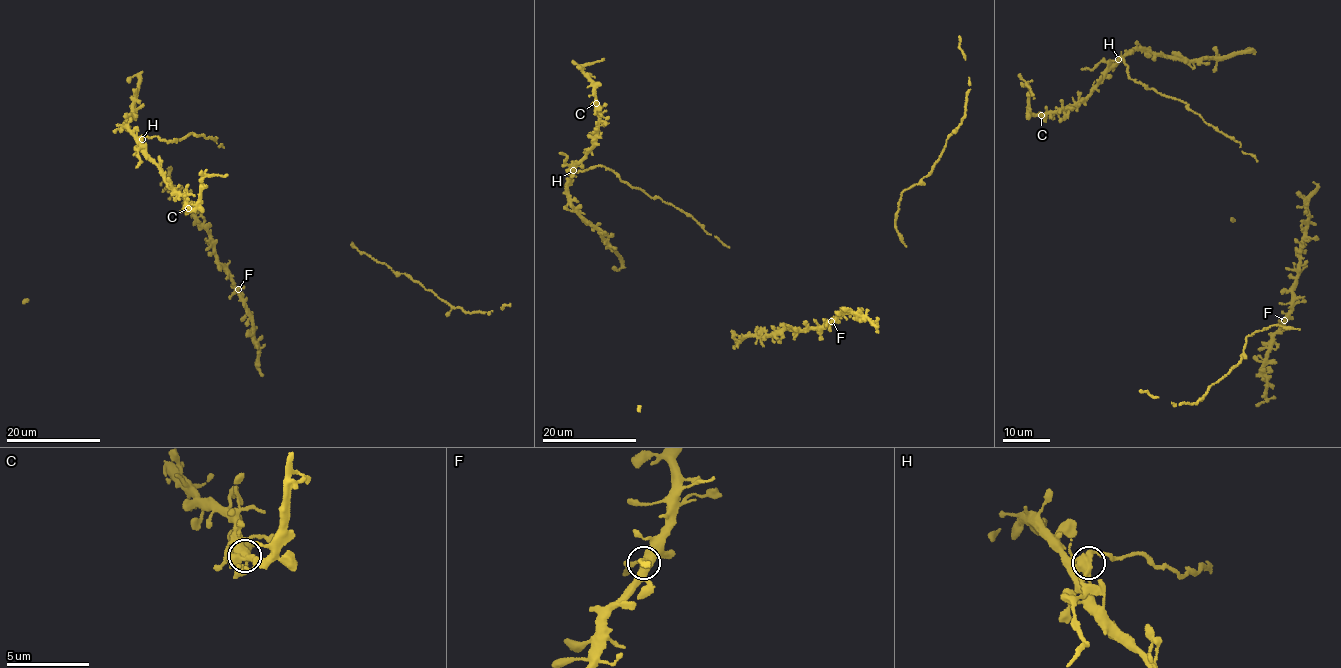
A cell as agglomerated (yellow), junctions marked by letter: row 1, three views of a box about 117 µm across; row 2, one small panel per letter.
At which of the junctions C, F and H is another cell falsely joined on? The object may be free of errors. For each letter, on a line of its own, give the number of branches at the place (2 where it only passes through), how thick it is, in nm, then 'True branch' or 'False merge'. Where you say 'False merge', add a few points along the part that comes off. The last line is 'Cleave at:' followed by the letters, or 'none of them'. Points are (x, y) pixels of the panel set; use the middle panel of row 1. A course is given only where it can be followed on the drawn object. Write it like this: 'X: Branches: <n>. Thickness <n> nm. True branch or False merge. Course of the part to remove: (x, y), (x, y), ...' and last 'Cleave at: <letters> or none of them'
C: Branches: 4. Thickness 360 nm. True branch
F: Branches: 4. Thickness 380 nm. True branch
H: Branches: 4. Thickness 400 nm. True branch
Cleave at: none of them

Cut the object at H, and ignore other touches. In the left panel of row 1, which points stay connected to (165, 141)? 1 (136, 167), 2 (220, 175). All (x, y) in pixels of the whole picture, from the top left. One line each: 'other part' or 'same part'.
1: same part
2: other part

